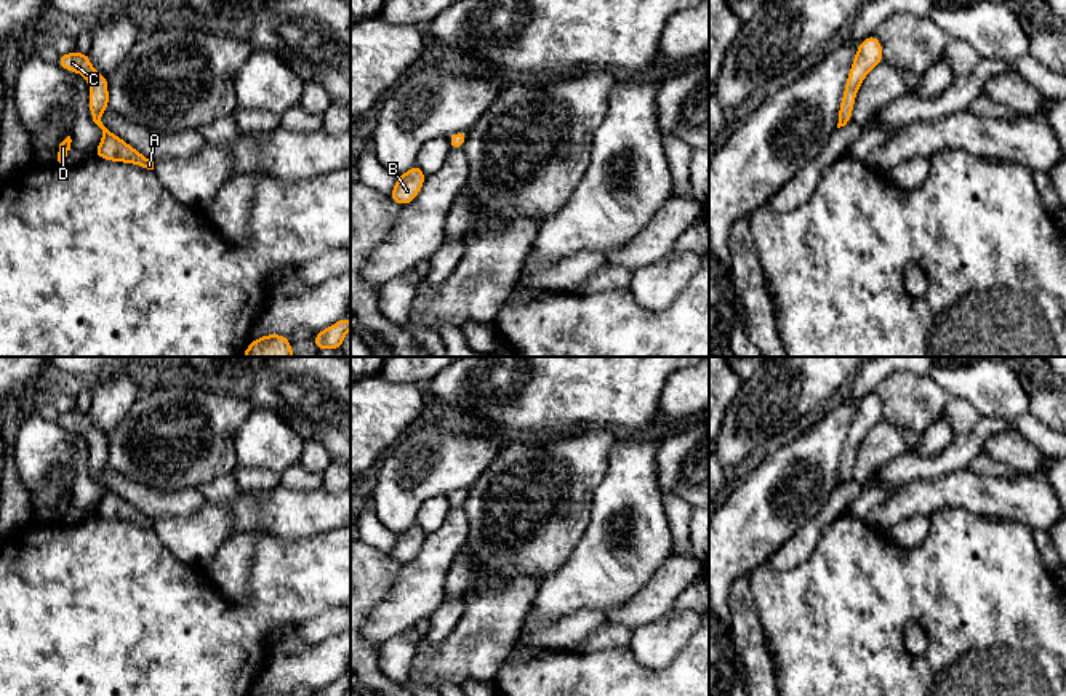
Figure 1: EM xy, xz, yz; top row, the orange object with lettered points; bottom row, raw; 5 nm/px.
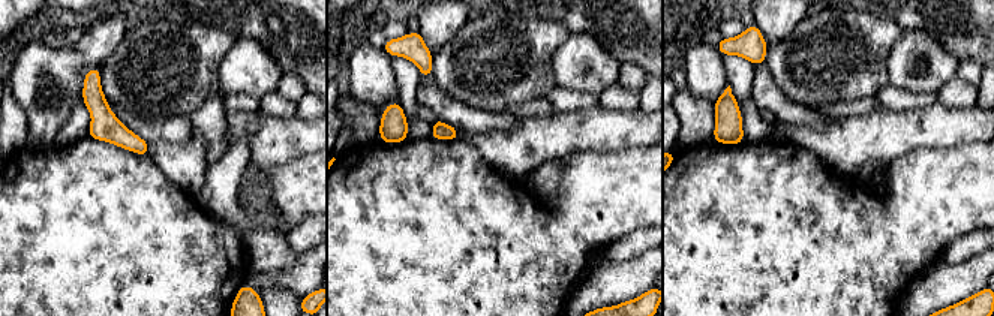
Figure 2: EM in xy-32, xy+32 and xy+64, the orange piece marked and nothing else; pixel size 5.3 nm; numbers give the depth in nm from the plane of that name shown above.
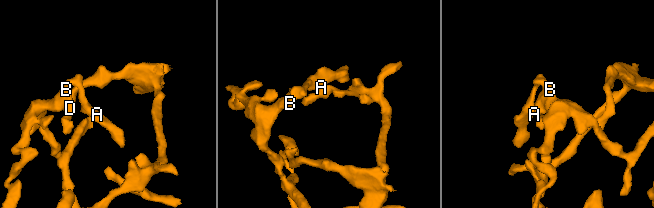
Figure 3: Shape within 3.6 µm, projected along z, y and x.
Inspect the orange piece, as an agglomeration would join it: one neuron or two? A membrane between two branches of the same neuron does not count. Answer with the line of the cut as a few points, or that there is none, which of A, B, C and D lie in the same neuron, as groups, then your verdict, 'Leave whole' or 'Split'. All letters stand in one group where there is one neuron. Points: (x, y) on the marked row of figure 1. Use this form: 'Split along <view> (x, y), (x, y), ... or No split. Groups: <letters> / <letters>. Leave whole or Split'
No split. Groups: A B C D. Leave whole

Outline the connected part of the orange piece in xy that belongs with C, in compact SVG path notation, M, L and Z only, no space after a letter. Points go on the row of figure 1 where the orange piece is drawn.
M72 51L61 54L56 64L69 72L83 75L90 85L90 114L93 122L102 130L102 139L96 146L94 155L110 162L131 163L154 170L154 160L144 157L102 125L101 115L109 107L107 78L91 66L88 53Z

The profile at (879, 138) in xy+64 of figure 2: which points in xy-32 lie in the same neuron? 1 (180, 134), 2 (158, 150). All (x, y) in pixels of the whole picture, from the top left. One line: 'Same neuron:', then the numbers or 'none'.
Same neuron: 2

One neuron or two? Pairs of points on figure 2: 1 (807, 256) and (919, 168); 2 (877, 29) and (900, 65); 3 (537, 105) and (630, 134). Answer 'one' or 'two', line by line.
1: one
2: two
3: two

